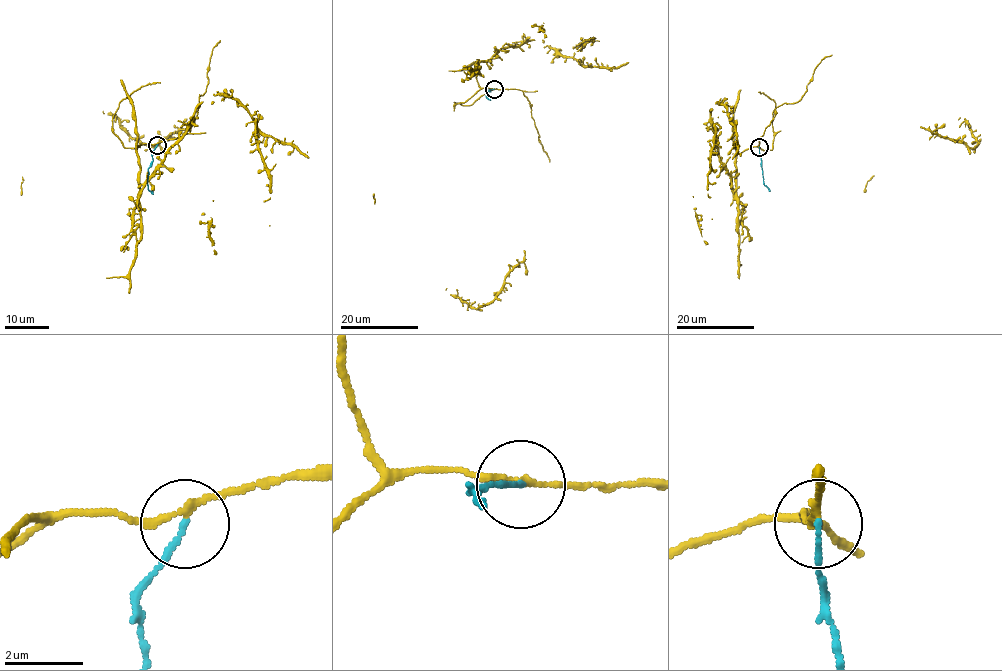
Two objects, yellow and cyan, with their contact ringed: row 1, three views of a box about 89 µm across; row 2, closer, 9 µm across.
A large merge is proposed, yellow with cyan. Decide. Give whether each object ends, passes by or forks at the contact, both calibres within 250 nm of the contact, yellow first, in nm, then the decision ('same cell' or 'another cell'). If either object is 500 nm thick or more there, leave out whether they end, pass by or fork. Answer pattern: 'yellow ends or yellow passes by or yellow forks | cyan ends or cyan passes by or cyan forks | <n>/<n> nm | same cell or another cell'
yellow passes by | cyan ends | 150/140 nm | another cell

